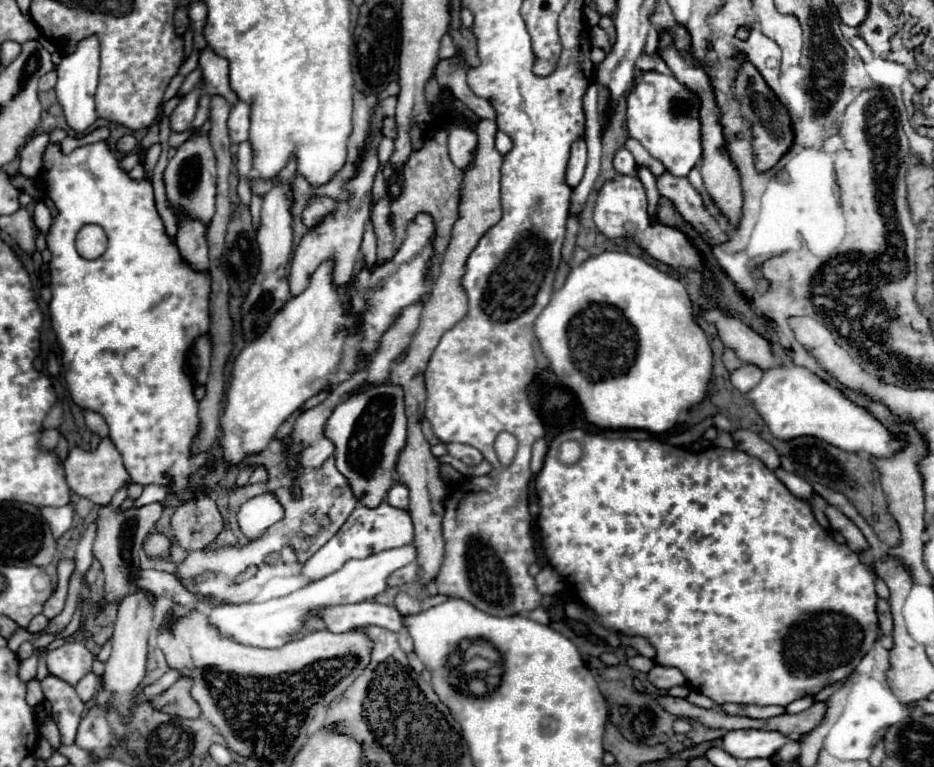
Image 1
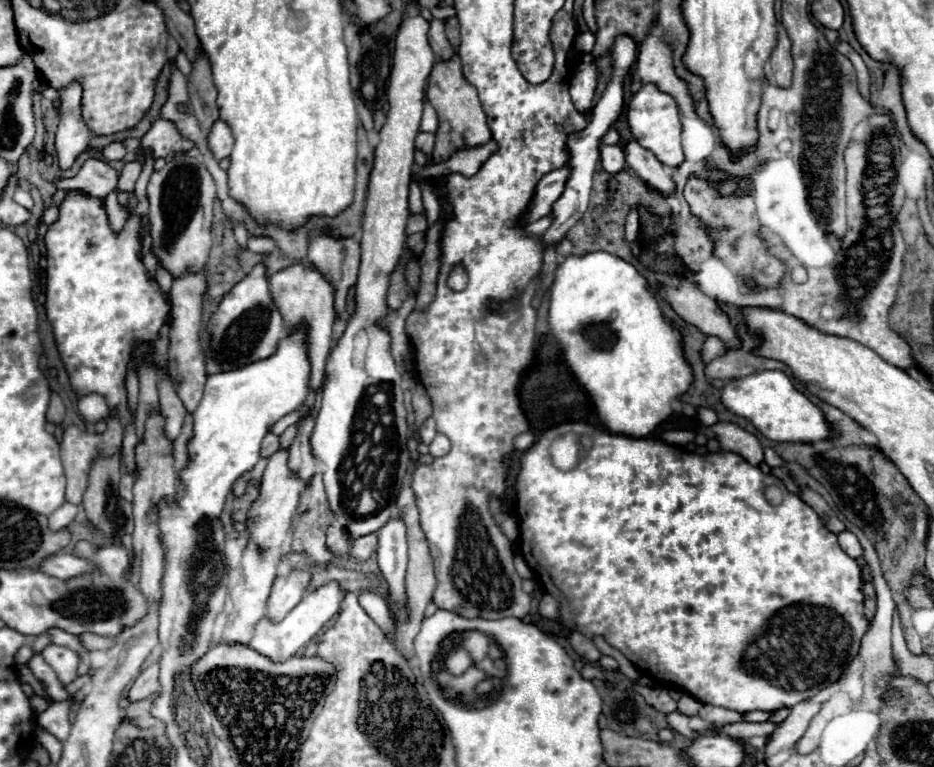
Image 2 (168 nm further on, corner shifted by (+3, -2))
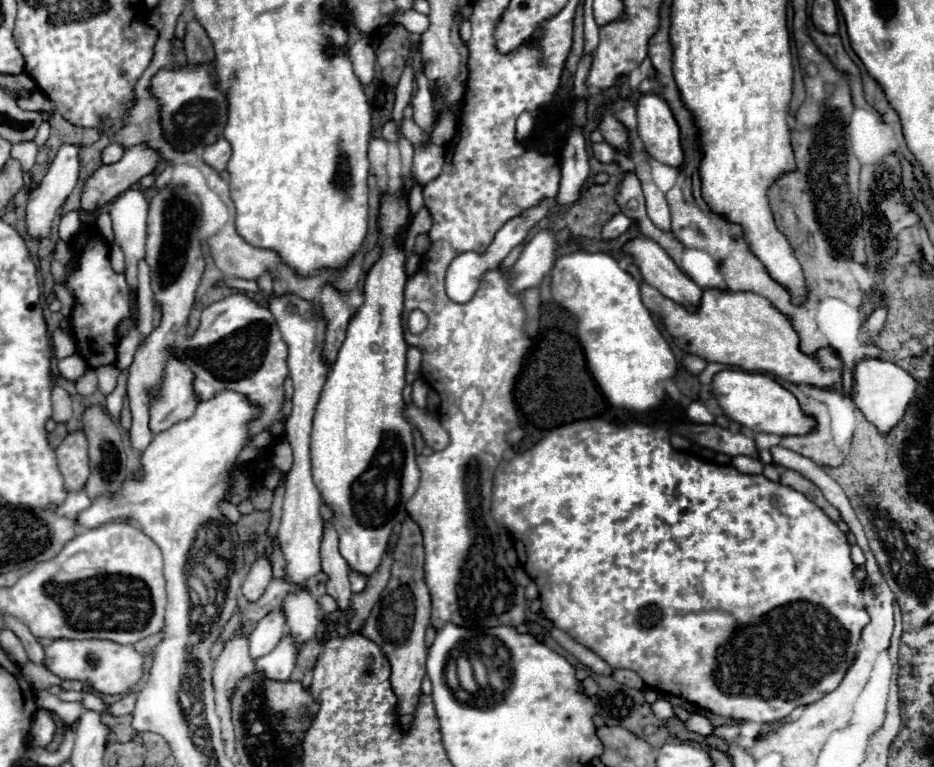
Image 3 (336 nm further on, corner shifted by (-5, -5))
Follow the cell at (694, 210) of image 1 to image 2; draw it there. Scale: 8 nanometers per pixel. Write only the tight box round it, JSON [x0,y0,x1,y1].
[624,141,676,195]

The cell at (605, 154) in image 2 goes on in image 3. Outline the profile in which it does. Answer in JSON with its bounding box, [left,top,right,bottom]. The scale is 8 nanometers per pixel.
[592,142,614,164]

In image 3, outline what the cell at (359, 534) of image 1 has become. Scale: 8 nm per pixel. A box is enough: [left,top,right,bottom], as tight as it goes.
[248,610,284,660]

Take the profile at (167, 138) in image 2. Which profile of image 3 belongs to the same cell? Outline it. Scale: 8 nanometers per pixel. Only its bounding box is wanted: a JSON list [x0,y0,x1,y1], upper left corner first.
[80,144,160,212]

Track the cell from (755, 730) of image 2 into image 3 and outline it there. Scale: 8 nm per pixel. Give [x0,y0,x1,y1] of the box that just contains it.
[712,726,740,742]

